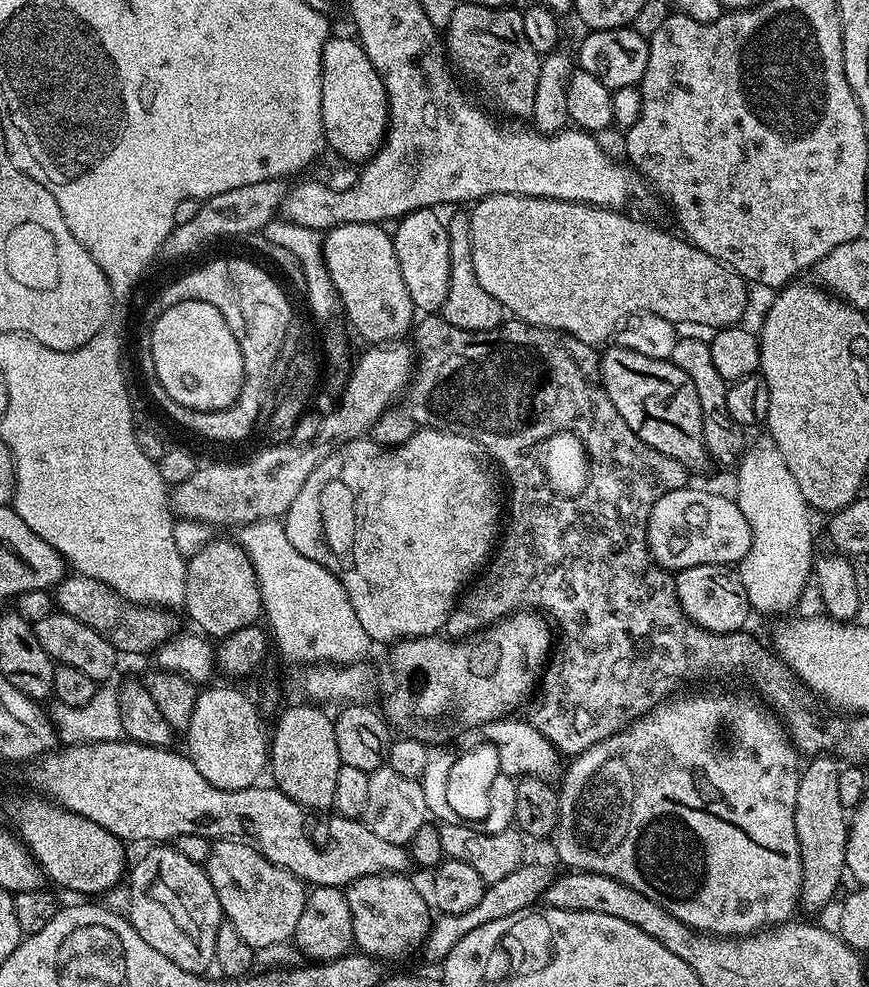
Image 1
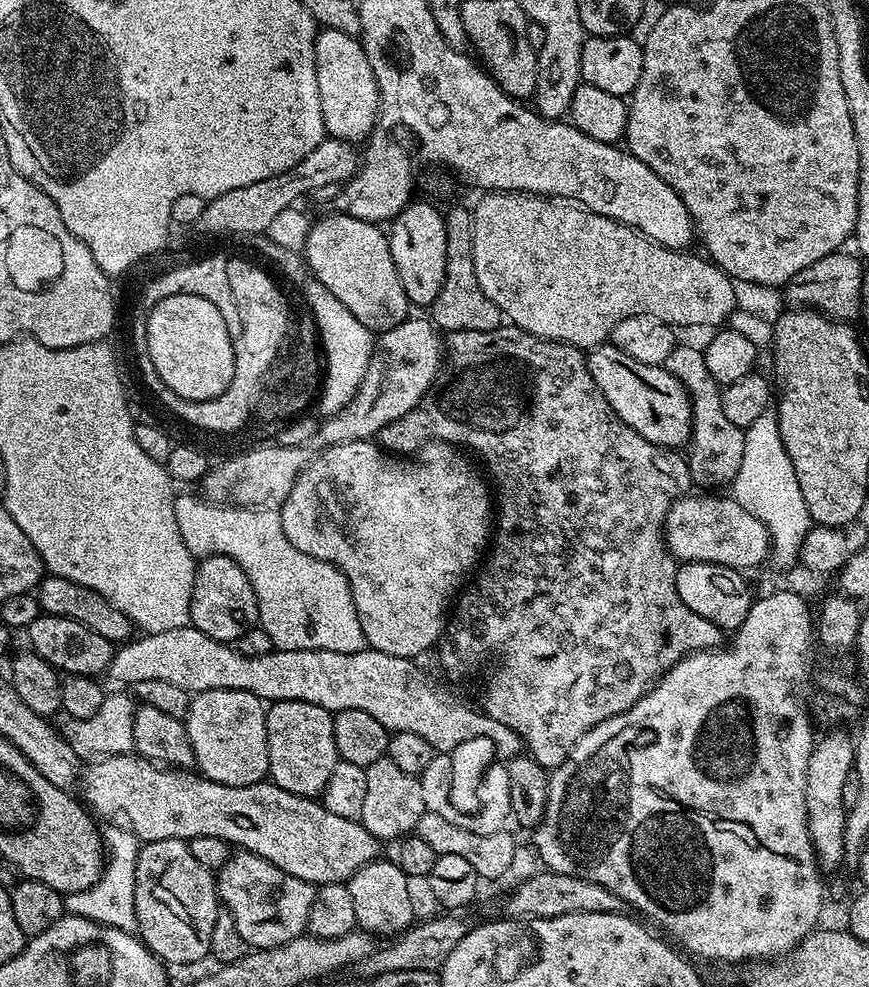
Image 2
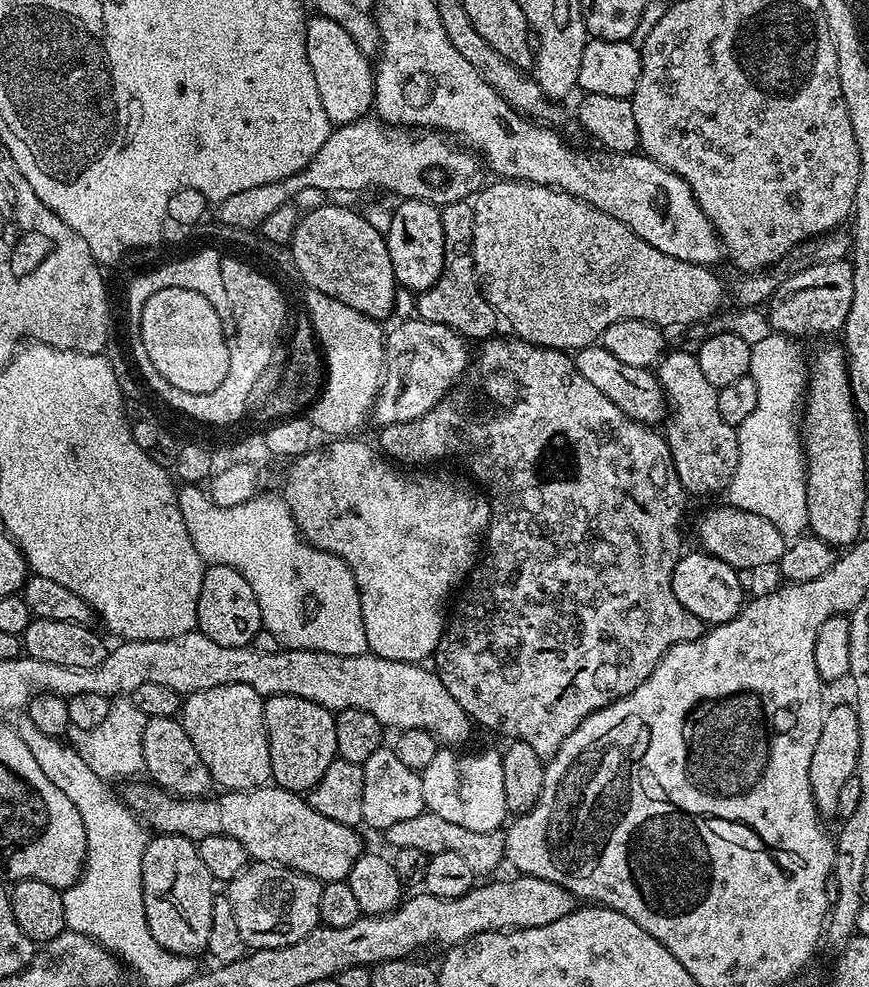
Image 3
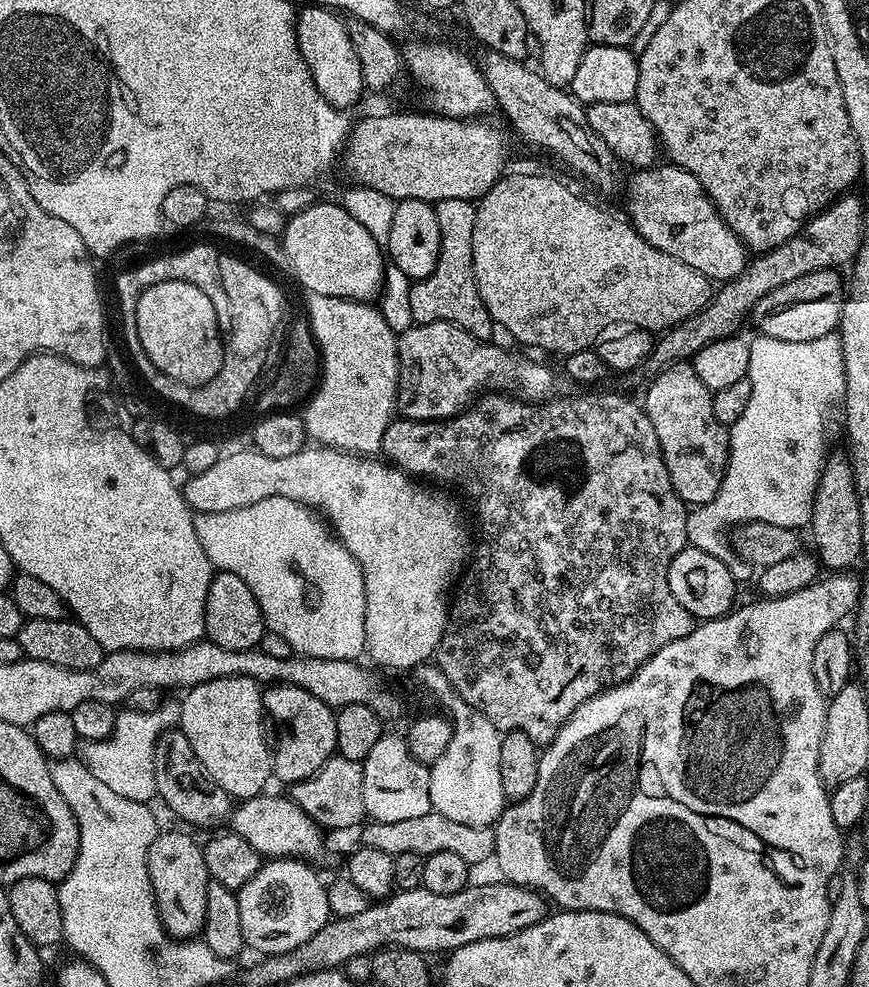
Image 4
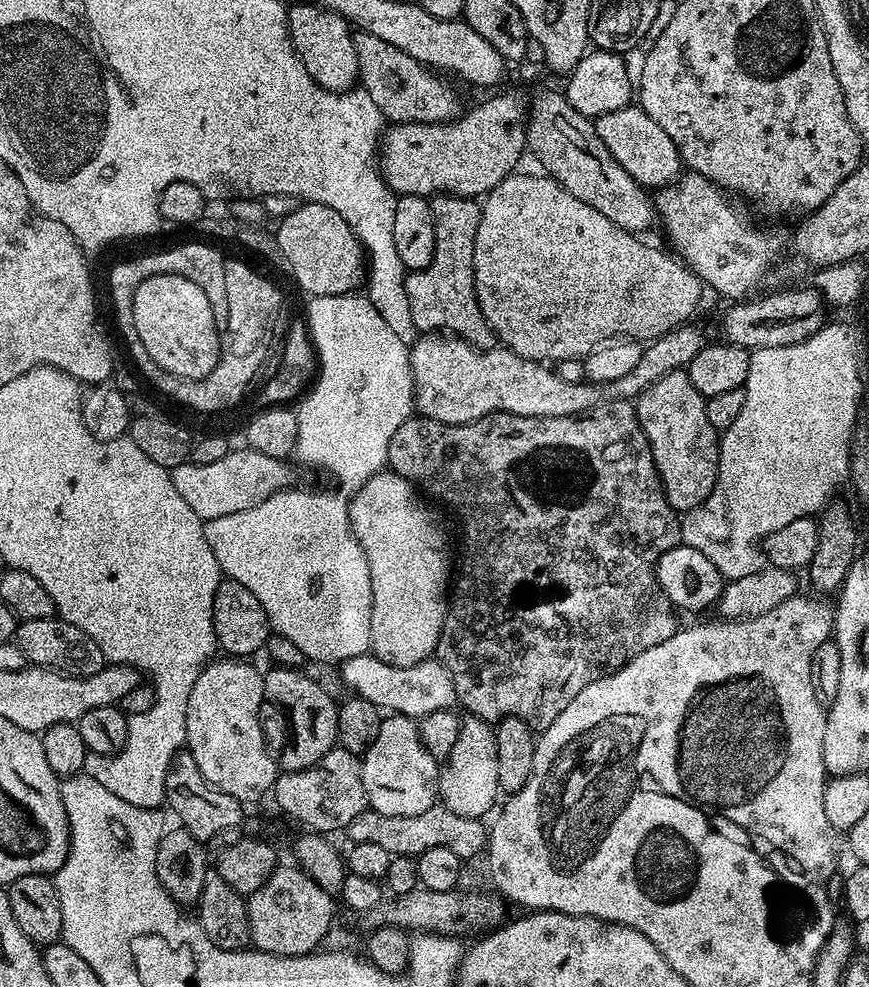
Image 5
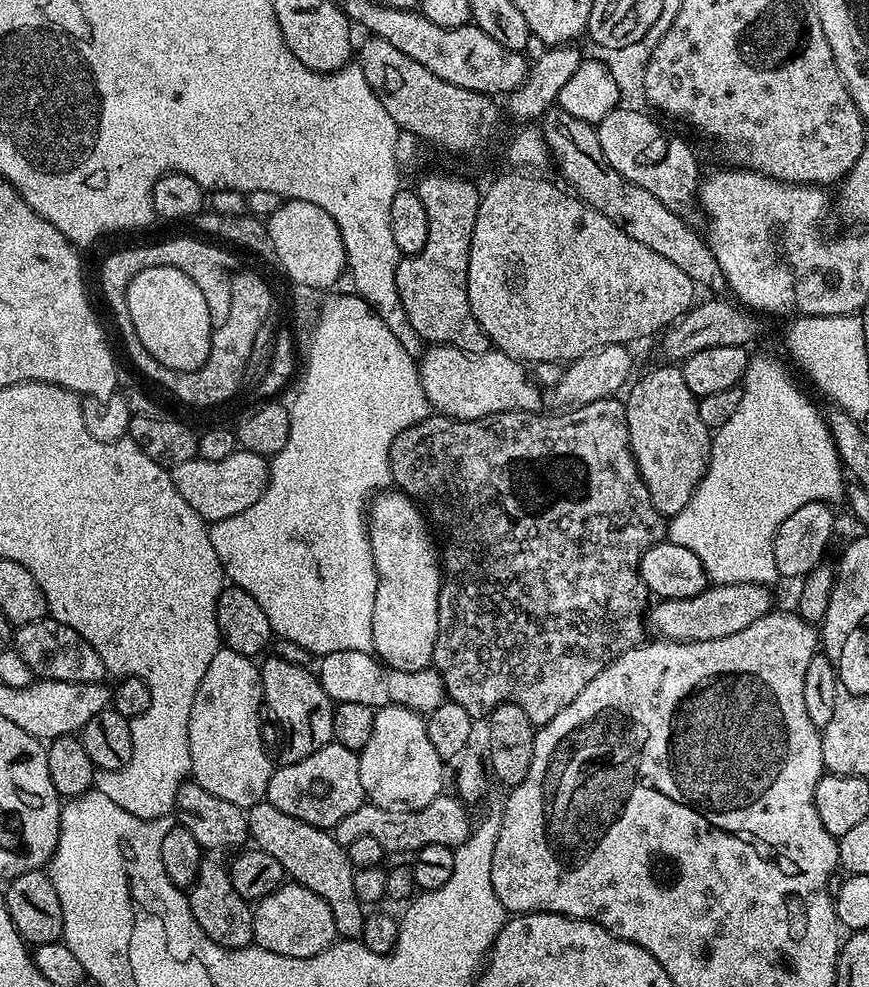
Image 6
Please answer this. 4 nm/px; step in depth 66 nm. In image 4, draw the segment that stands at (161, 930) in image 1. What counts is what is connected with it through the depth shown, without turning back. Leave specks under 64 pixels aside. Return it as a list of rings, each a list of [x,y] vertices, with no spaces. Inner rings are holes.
[[[161,831],[150,846],[148,873],[168,931],[177,938],[199,937],[206,922],[206,890],[210,883],[201,841],[184,832]]]

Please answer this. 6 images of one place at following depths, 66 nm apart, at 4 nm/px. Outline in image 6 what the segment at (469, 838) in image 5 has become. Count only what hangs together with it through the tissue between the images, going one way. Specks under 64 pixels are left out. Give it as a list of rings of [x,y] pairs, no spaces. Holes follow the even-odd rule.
[[[442,794],[430,802],[430,806],[393,810],[371,802],[365,802],[354,810],[354,814],[342,818],[334,829],[334,835],[341,845],[354,842],[354,838],[374,838],[383,846],[385,853],[408,852],[414,854],[422,846],[446,846],[455,850],[473,830],[473,821],[468,821],[465,801],[452,794]]]

